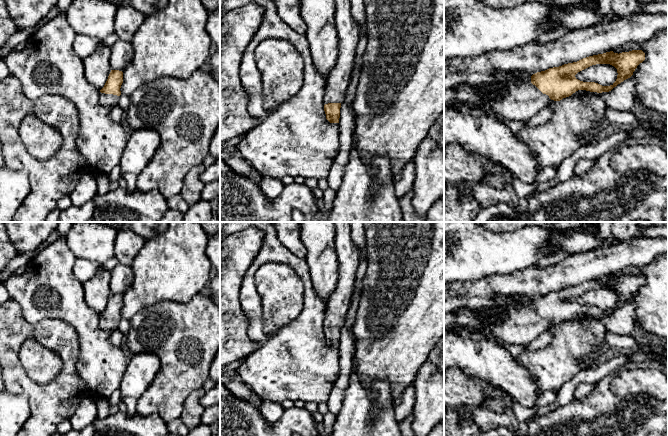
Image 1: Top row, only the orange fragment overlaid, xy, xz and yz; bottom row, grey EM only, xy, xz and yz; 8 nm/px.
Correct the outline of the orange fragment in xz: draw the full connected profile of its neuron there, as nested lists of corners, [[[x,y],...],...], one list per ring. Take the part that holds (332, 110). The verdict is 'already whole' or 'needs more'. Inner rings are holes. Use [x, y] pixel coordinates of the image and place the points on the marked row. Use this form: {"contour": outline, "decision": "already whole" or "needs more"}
{"contour": [[[335,0],[338,31],[338,59],[326,81],[324,111],[330,123],[339,123],[341,102],[344,100],[356,57],[360,27],[351,14],[350,0]]], "decision": "needs more"}

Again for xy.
{"contour": [[[111,70],[104,87],[100,90],[100,103],[110,108],[117,106],[121,95],[120,88],[122,83],[123,72]]], "decision": "needs more"}

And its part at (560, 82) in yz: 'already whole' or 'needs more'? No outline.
needs more

